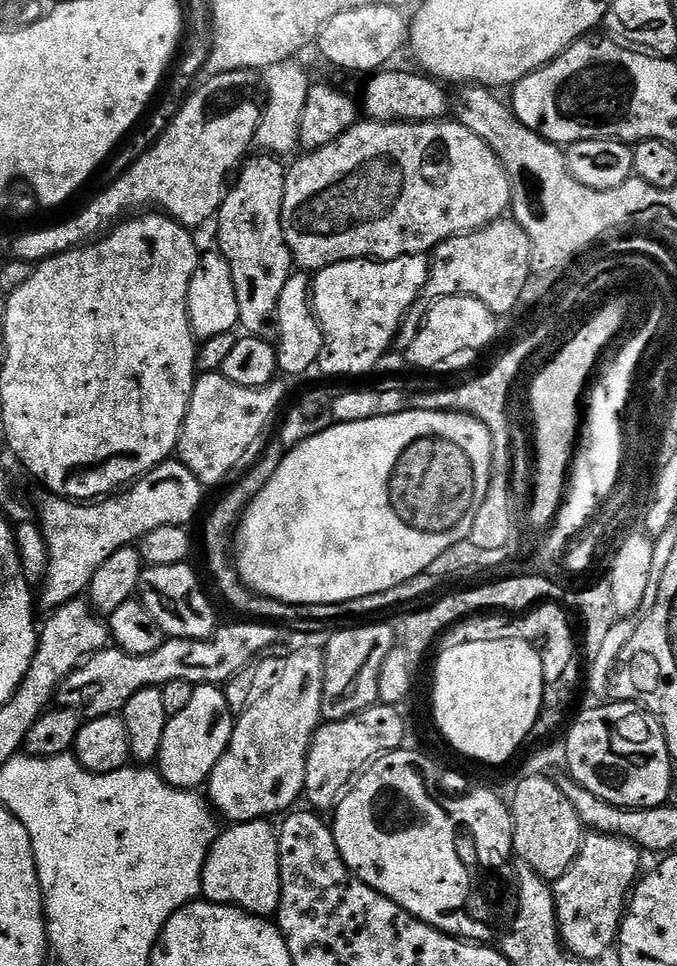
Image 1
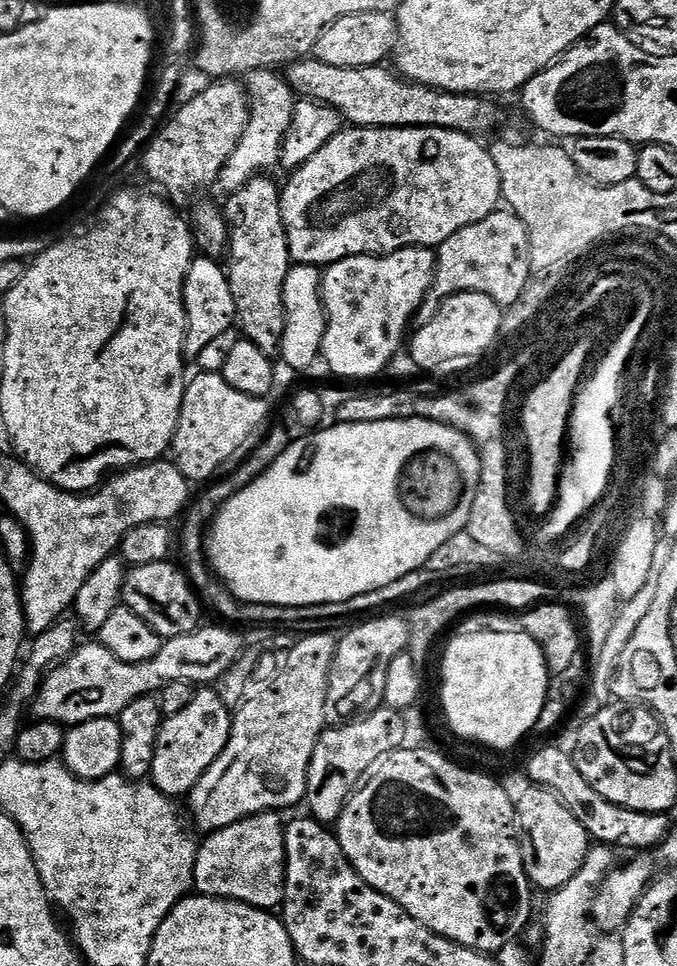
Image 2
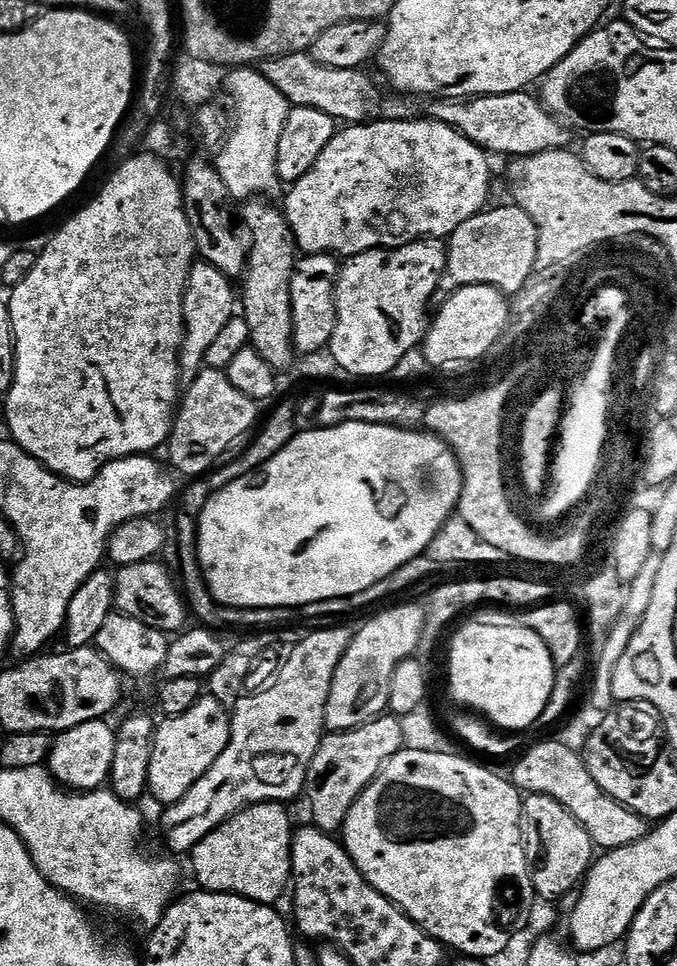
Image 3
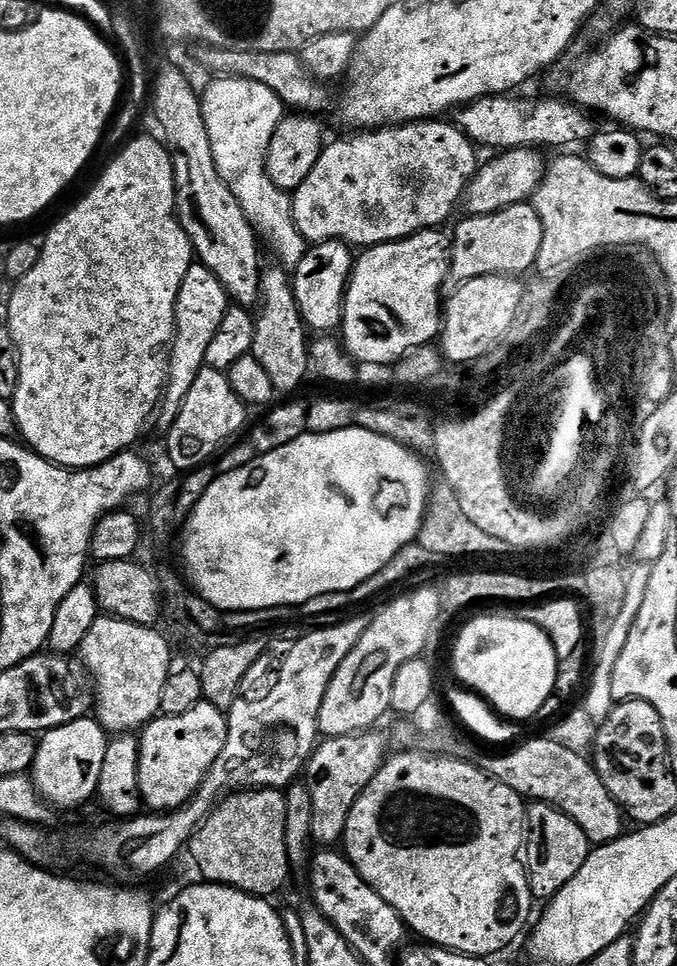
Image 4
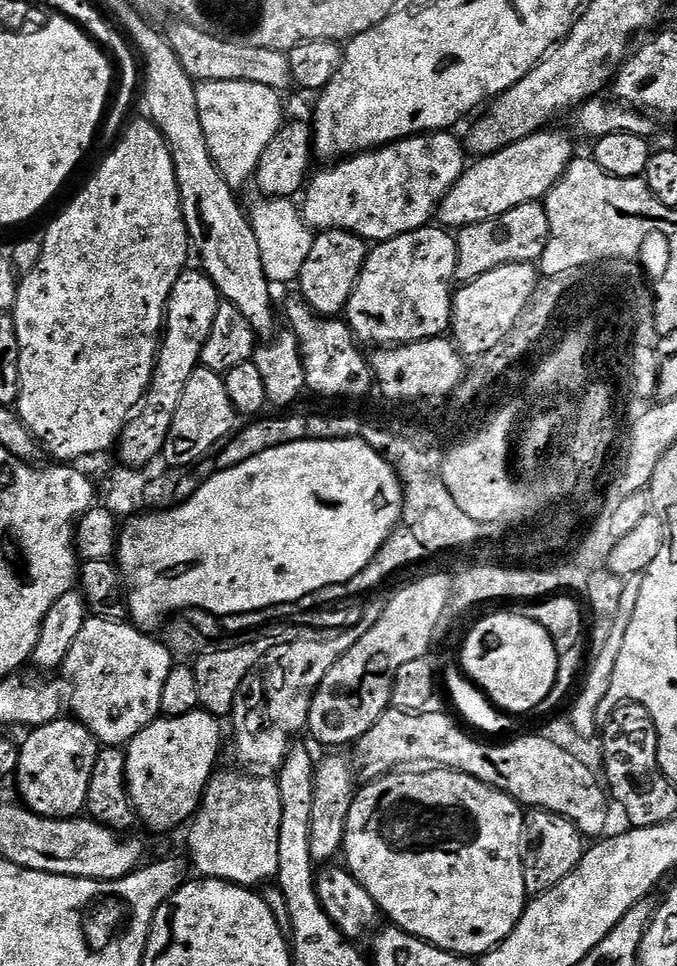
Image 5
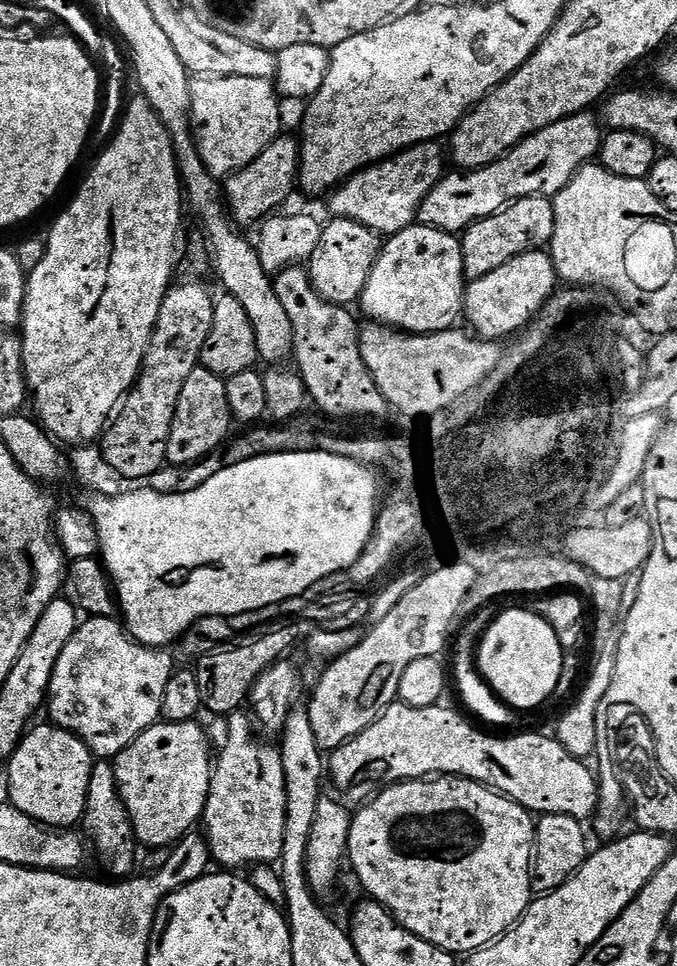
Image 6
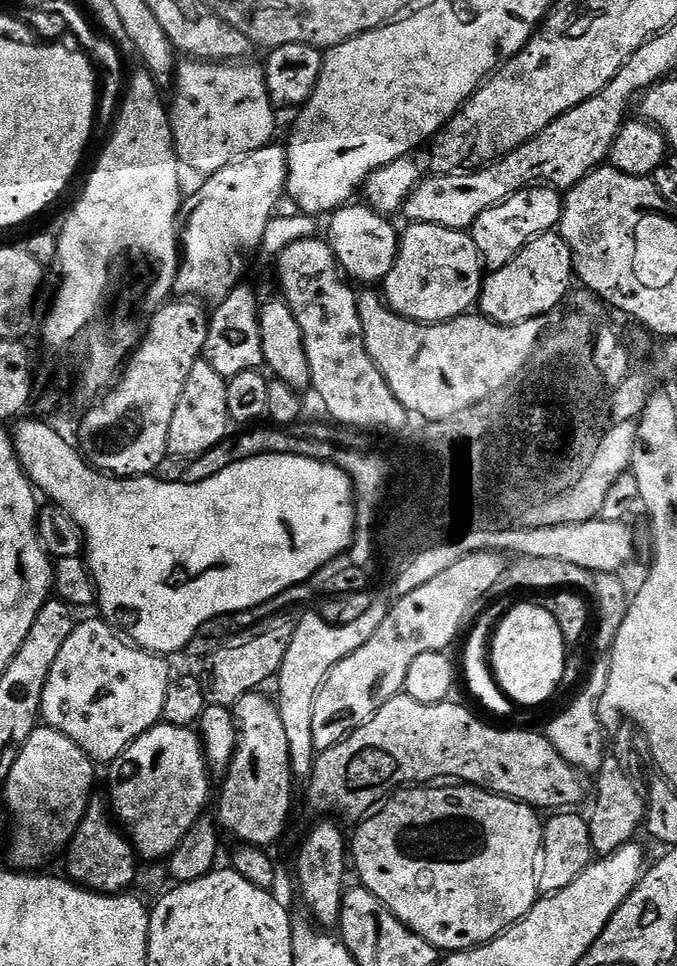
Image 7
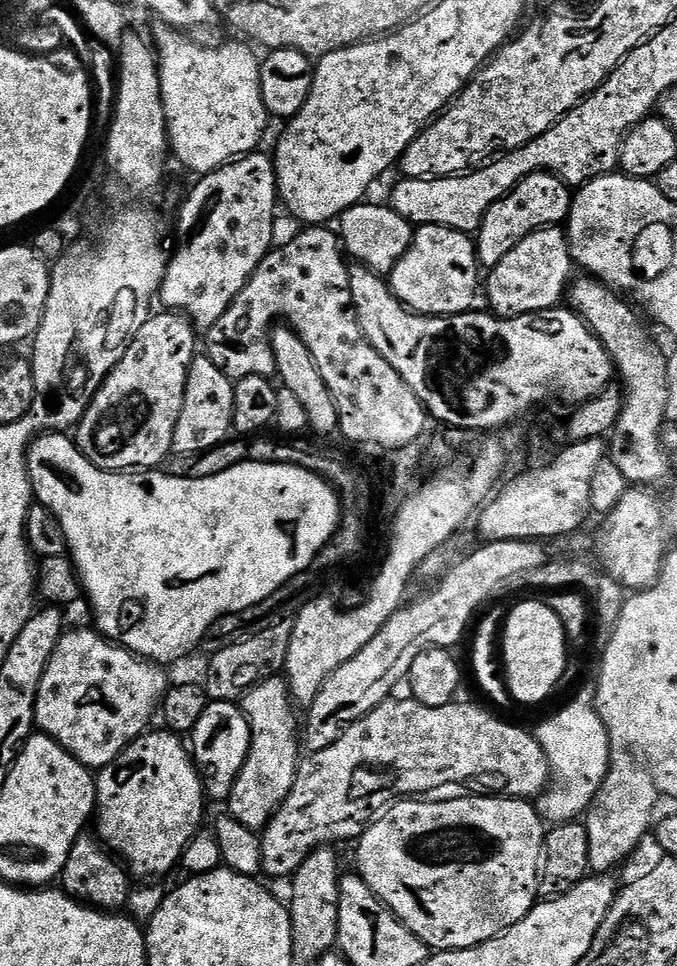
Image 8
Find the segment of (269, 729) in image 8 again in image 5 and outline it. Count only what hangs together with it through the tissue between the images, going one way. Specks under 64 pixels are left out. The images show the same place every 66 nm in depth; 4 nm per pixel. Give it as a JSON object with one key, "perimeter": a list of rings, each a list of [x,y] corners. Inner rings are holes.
{"perimeter":[[[217,771],[208,781],[204,799],[200,801],[200,807],[196,809],[196,815],[192,817],[187,829],[188,848],[192,851],[191,863],[195,871],[196,868],[200,871],[197,873],[201,877],[210,880],[225,880],[250,889],[267,885],[275,881],[278,874],[278,834],[281,830],[282,794],[278,794],[275,779],[251,780],[240,772]]]}

